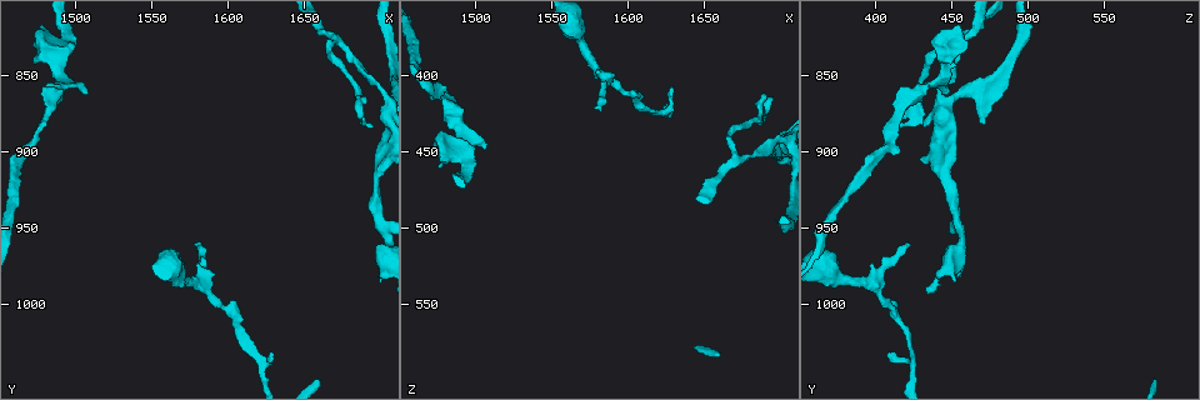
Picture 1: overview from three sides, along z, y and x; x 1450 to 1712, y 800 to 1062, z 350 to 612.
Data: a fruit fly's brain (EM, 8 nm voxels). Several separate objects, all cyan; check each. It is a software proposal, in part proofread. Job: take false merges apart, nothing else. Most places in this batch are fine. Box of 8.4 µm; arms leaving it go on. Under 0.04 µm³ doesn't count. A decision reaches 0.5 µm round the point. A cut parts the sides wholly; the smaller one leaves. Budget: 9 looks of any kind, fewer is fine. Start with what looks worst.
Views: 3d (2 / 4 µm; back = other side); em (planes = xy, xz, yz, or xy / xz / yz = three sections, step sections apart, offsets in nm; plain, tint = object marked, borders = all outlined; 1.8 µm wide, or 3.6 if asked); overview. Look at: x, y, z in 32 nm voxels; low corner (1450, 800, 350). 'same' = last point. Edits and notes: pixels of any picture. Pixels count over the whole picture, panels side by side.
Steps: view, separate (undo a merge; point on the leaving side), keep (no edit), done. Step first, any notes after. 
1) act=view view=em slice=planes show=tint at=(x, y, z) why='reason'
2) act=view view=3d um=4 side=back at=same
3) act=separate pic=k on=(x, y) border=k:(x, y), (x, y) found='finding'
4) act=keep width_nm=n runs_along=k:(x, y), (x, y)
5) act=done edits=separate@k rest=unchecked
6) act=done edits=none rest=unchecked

act=view view=em slice=planes show=plain at=(1488, 844, 446) why='side arm on a straight run'

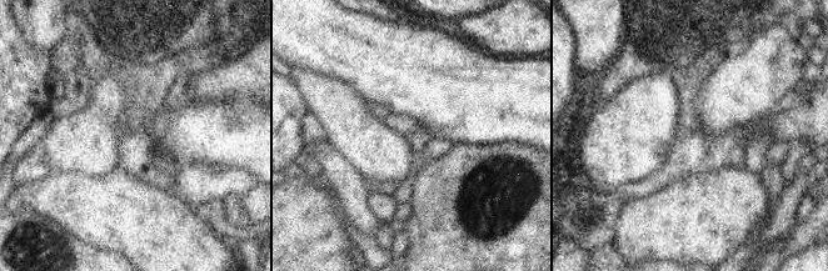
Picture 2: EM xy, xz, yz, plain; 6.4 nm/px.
act=view view=em slice=planes show=tint at=same

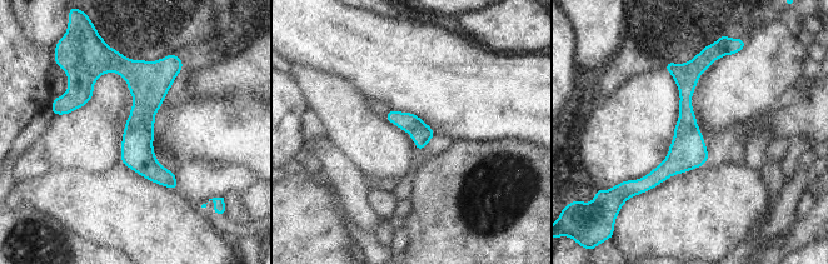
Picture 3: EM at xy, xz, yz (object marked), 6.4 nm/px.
act=keep found='continuous, no second neuron'

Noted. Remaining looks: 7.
act=view view=em slice=planes show=tint at=(1566, 982, 374)

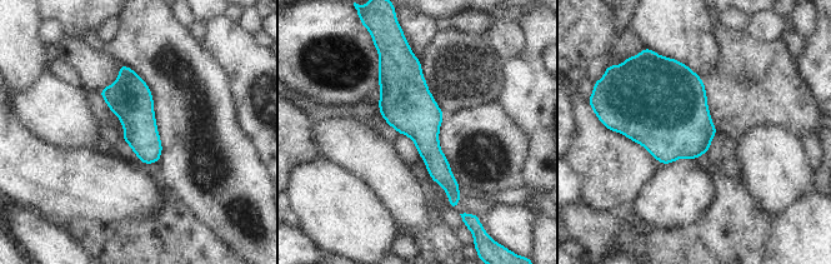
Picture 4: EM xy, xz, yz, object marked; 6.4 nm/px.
act=keep runs_along=4:(411, 59), (411, 110), (451, 200) found='one neuron here'

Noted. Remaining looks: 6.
act=view view=3d um=4 at=(1698, 914, 444)

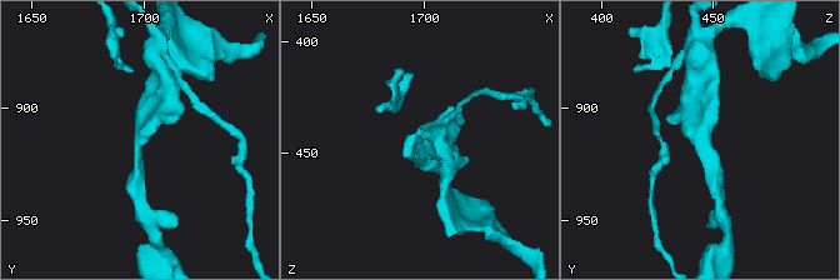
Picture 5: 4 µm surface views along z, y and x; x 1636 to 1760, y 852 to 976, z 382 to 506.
act=view view=em slice=xz step=16 show=tint at=(1697, 915, 446) why='now the EM'

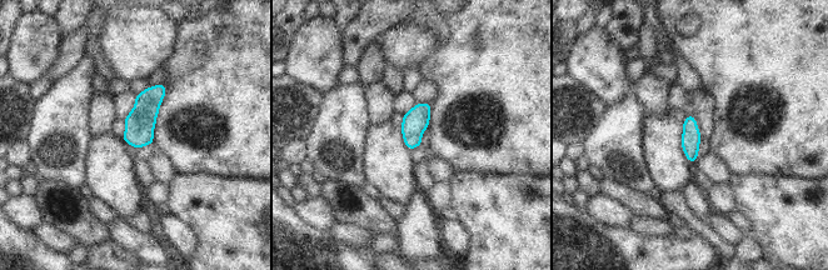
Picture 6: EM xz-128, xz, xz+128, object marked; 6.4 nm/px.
act=view view=em slice=xy step=8 show=tint at=same

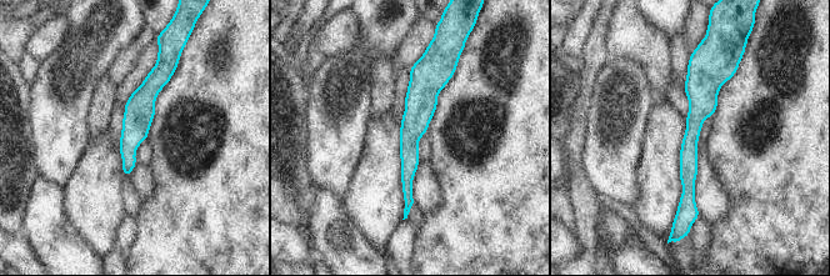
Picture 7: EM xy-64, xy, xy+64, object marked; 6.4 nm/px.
act=keep runs_along=7:(700, 63), (688, 200), (680, 210) found='all the same neuron'

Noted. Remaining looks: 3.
act=view view=em slice=xy step=4 show=tint at=(1674, 830, 454) why='abrupt turn'

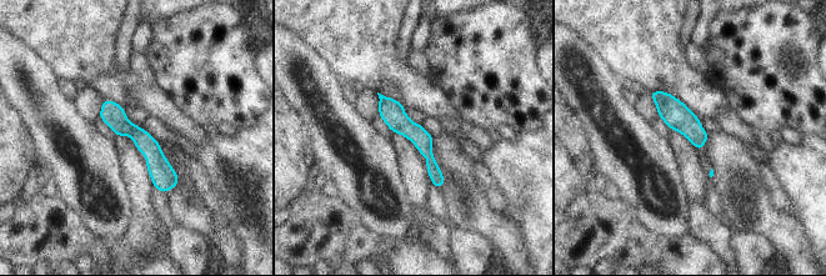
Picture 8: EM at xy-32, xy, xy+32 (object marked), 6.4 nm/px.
act=view view=em slice=planes show=tint at=same why='cut it another way'

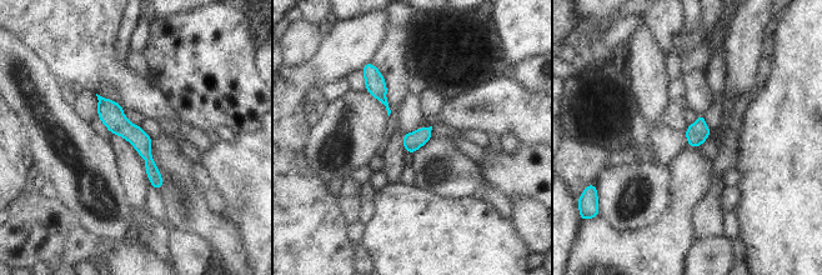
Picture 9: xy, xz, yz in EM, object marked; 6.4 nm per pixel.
act=keep width_nm=120 found='one neuron here'

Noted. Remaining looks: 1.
act=done edits=none rest=unchecked

